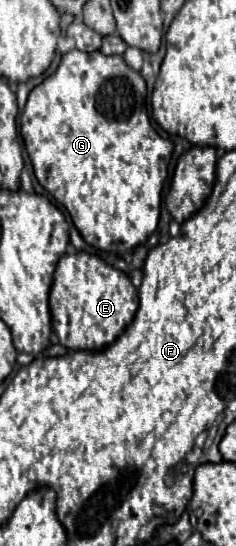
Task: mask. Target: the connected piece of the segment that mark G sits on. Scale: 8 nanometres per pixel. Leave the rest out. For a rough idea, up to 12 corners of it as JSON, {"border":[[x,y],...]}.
{"border":[[69,50],[29,92],[39,184],[87,244],[157,228],[173,142],[123,56]]}

